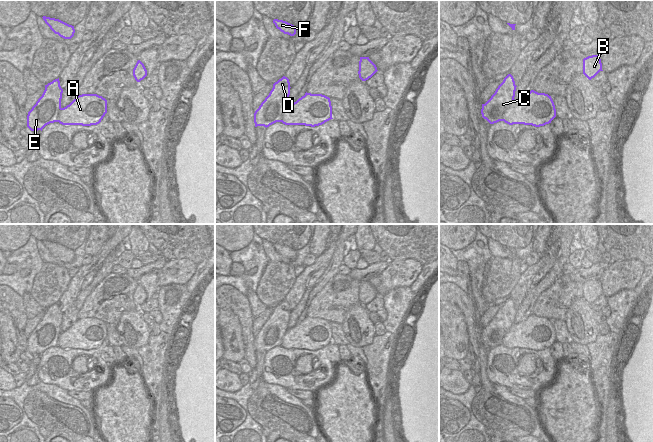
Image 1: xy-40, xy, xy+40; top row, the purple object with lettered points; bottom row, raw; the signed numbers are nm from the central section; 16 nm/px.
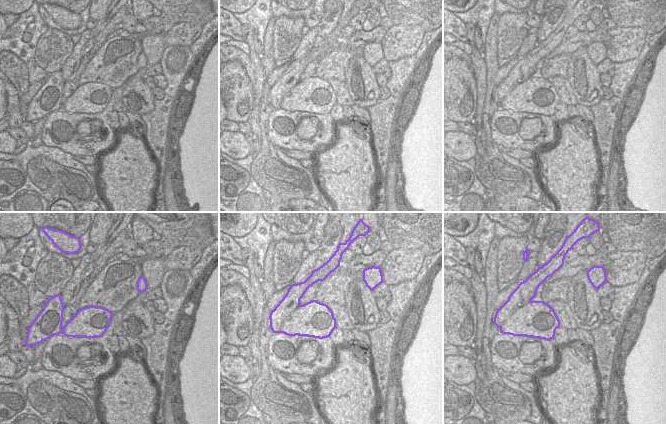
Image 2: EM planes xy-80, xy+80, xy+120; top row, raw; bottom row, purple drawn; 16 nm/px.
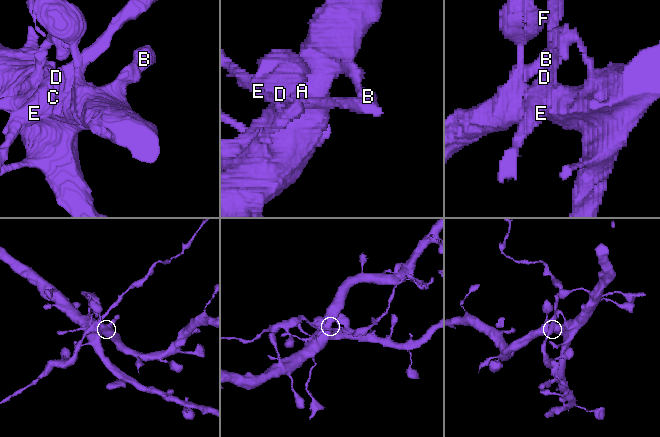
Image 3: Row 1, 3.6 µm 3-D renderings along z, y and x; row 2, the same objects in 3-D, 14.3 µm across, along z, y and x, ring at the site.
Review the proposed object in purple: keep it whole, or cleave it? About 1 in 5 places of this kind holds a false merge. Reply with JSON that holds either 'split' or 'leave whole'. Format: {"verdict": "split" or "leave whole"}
{"verdict": "leave whole"}

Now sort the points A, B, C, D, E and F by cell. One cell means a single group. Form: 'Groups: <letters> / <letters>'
Groups: A B C D E F

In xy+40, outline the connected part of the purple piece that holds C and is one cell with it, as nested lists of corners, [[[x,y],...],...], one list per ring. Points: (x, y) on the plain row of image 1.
[[[508,298],[491,322],[482,328],[482,341],[490,348],[504,345],[509,349],[540,351],[551,347],[556,341],[551,320],[531,314],[526,320],[515,324],[516,311],[513,300]]]

